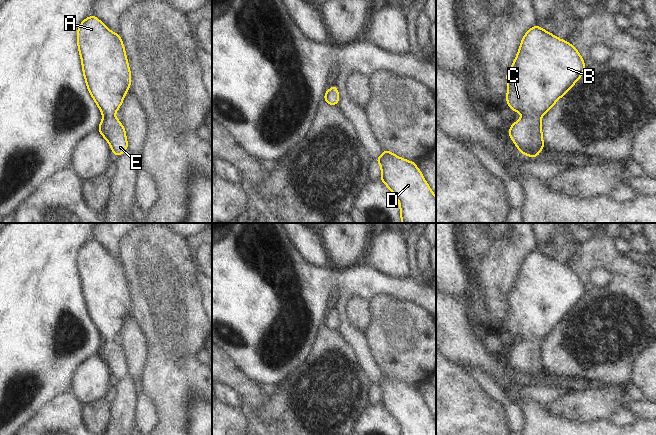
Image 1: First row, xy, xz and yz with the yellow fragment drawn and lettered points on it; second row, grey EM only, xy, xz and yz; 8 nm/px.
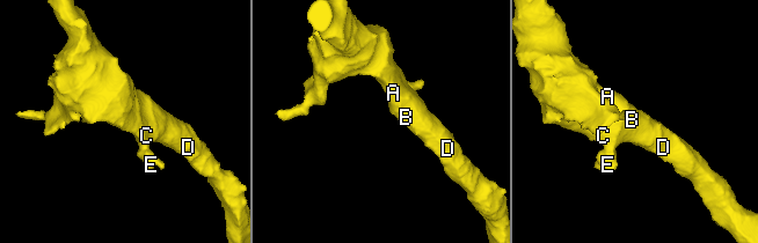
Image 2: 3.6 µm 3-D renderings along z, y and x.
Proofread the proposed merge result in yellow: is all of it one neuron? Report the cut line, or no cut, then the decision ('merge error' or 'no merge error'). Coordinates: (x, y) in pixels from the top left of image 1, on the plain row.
no cut; no merge error

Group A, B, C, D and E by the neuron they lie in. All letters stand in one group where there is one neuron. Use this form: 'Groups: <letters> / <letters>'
Groups: A B C D E

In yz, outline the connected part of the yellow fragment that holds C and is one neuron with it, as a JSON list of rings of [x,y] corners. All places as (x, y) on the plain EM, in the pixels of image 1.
[[[535,249],[521,264],[515,285],[506,297],[508,315],[506,325],[512,335],[524,340],[514,346],[508,358],[522,378],[535,383],[545,372],[542,361],[540,342],[572,311],[584,298],[585,287],[578,274],[568,265],[563,265],[553,258]]]

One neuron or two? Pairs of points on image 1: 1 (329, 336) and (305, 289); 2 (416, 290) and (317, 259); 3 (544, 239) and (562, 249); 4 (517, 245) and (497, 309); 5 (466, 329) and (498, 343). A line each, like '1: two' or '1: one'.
1: two
2: two
3: one
4: one
5: two

